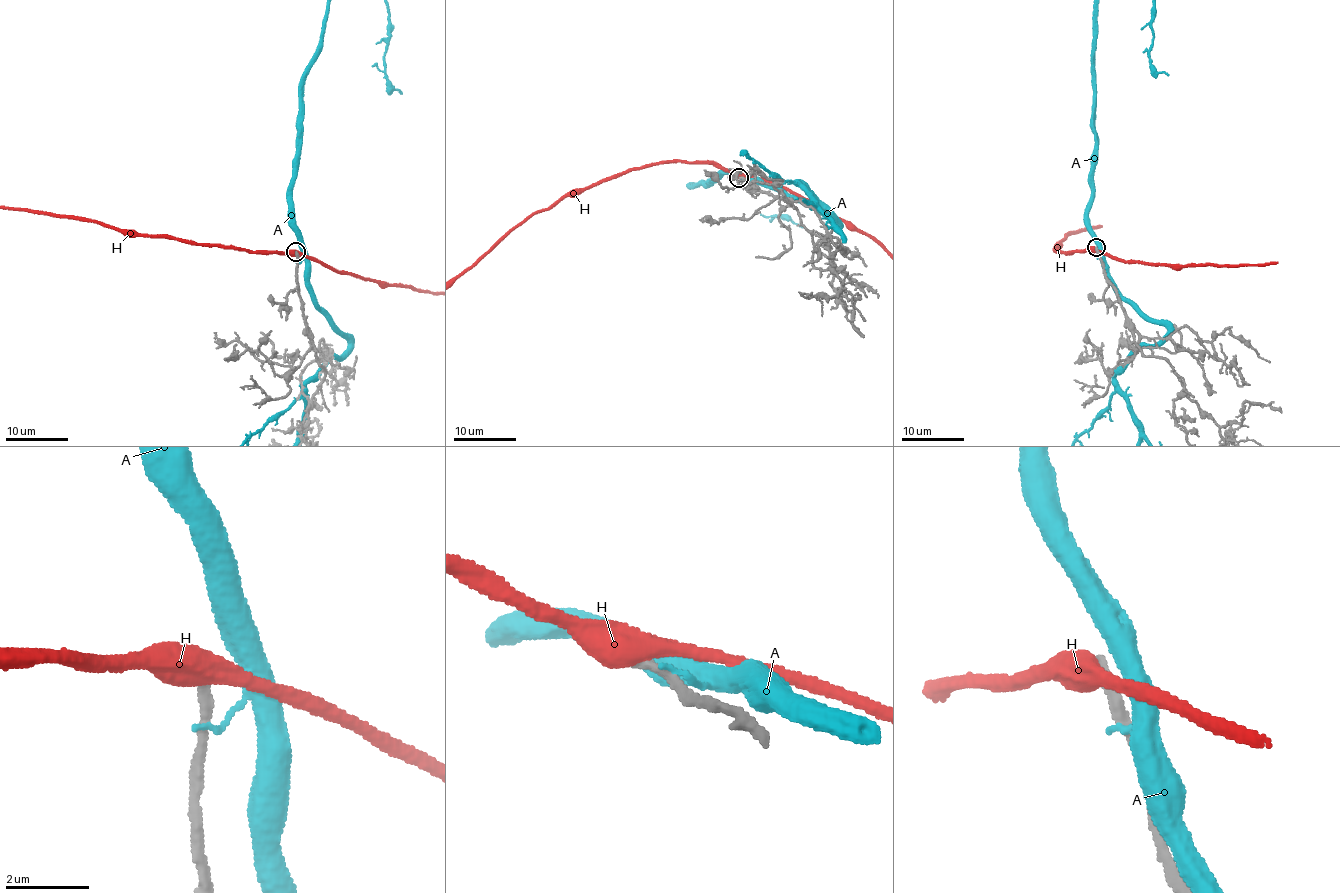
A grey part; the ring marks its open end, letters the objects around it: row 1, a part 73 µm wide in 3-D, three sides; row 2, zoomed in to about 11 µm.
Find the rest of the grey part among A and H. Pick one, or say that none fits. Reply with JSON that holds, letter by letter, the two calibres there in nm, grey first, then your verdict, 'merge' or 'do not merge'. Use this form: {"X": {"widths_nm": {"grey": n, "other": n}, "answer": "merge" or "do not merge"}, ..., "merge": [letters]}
{"A": {"widths_nm": {"grey": 240, "other": 120}, "answer": "do not merge"}, "H": {"widths_nm": {"grey": 260, "other": 600}, "answer": "do not merge"}, "merge": []}

